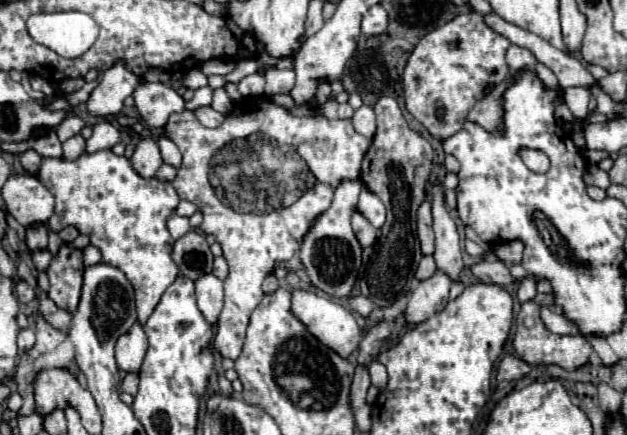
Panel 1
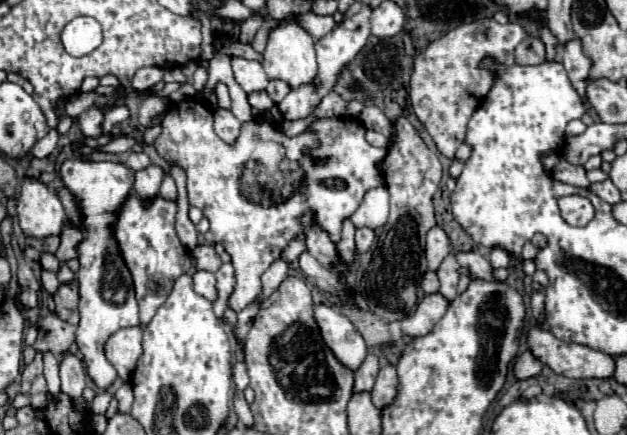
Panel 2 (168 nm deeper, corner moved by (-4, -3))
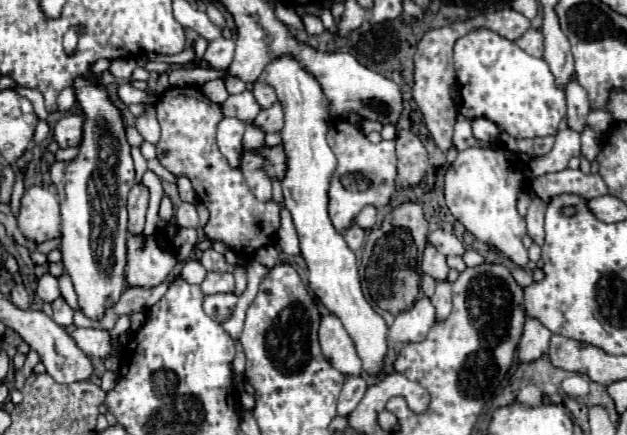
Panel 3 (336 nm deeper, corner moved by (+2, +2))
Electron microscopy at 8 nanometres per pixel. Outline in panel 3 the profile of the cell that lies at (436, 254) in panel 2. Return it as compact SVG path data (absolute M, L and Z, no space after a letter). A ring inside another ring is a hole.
M428 245L426 251L424 251L424 257L422 257L422 273L434 277L434 281L446 281L446 277L448 277L446 257L442 253L438 253L432 245Z

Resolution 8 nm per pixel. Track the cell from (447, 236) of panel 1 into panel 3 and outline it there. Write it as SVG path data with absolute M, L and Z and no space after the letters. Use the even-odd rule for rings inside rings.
M446 281L436 283L436 293L430 301L436 307L436 321L438 323L444 321L452 311L452 287L450 287L450 283L446 283Z

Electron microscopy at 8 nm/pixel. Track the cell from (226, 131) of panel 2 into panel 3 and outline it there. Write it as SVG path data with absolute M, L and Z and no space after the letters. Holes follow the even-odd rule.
M224 117L218 125L218 147L222 155L228 159L230 167L240 167L242 157L242 135L244 135L244 123L232 117Z

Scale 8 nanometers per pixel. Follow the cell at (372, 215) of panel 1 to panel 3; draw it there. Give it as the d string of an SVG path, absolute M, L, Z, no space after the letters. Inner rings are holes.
M368 205L356 217L356 225L360 225L362 229L370 229L370 227L374 227L374 223L376 223L376 207Z

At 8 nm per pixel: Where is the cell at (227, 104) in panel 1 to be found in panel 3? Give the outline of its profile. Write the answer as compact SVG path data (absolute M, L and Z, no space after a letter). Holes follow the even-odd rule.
M212 79L202 85L202 93L214 101L214 103L224 103L228 99L228 91L224 87L224 79Z

